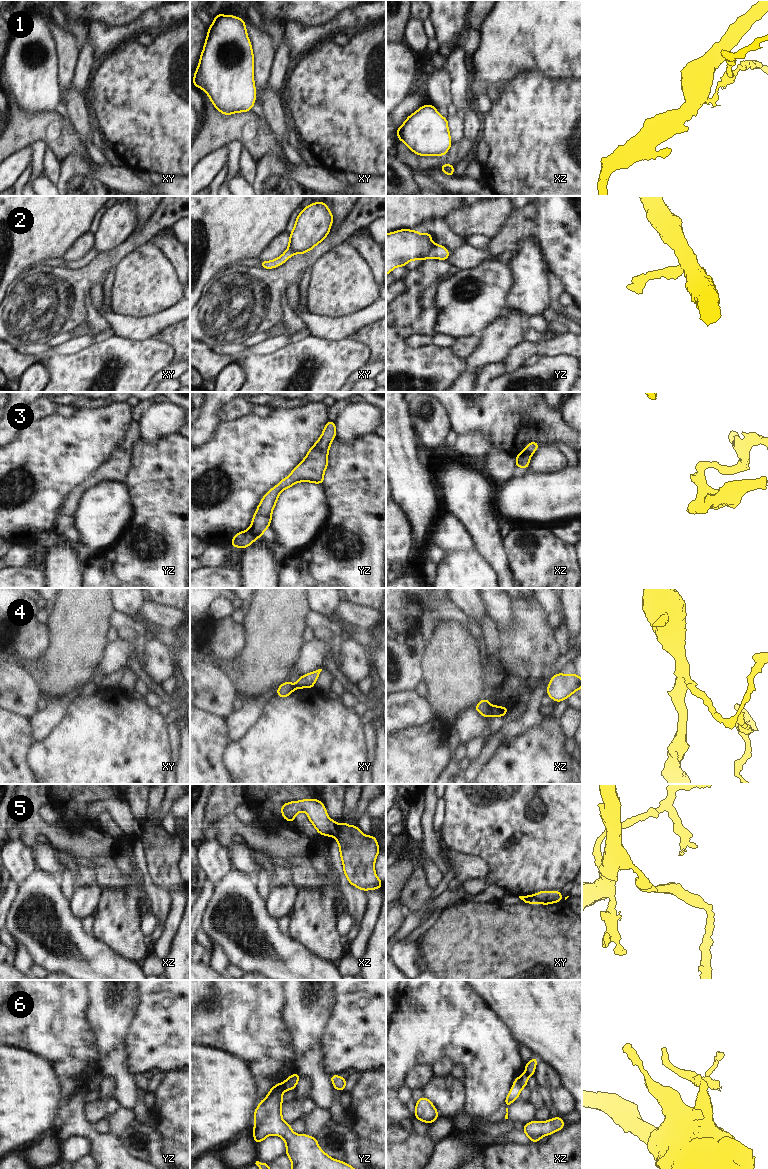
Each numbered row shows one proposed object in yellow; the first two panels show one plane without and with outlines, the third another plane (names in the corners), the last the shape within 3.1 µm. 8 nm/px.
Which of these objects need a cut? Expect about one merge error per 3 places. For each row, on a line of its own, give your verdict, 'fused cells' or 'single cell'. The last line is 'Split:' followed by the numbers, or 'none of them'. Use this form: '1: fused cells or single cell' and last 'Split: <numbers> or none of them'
1: single cell
2: fused cells
3: fused cells
4: fused cells
5: fused cells
6: fused cells
Split: 2, 3, 4, 5, 6

